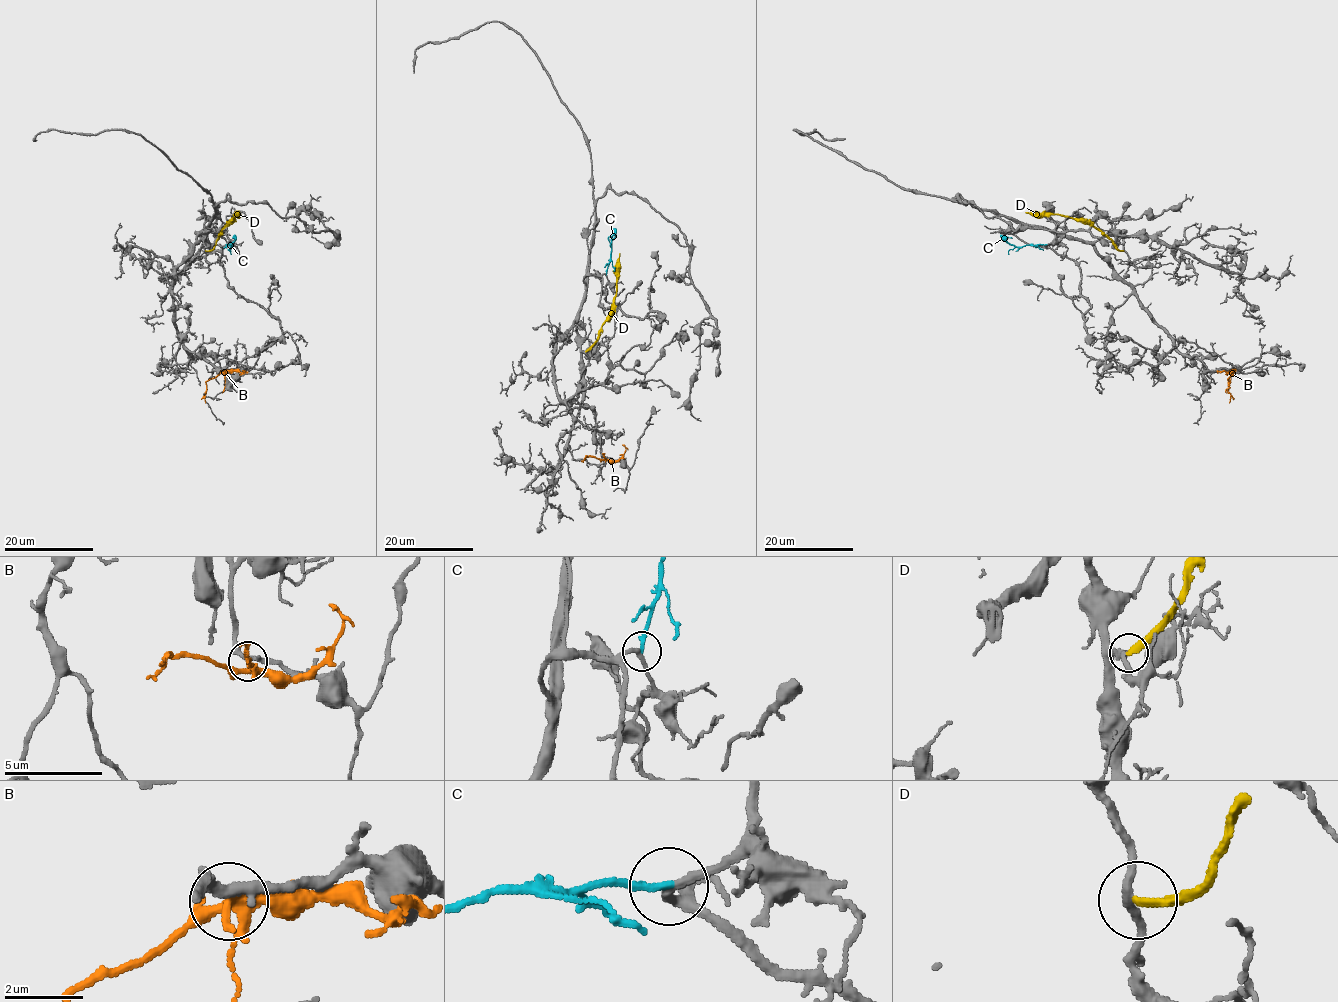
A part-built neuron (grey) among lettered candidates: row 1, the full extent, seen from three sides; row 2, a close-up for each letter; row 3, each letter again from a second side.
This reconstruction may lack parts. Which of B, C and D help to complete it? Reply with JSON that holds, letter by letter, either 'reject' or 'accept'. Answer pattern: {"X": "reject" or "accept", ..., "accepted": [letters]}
{"B": "reject", "C": "accept", "D": "reject", "accepted": ["C"]}

